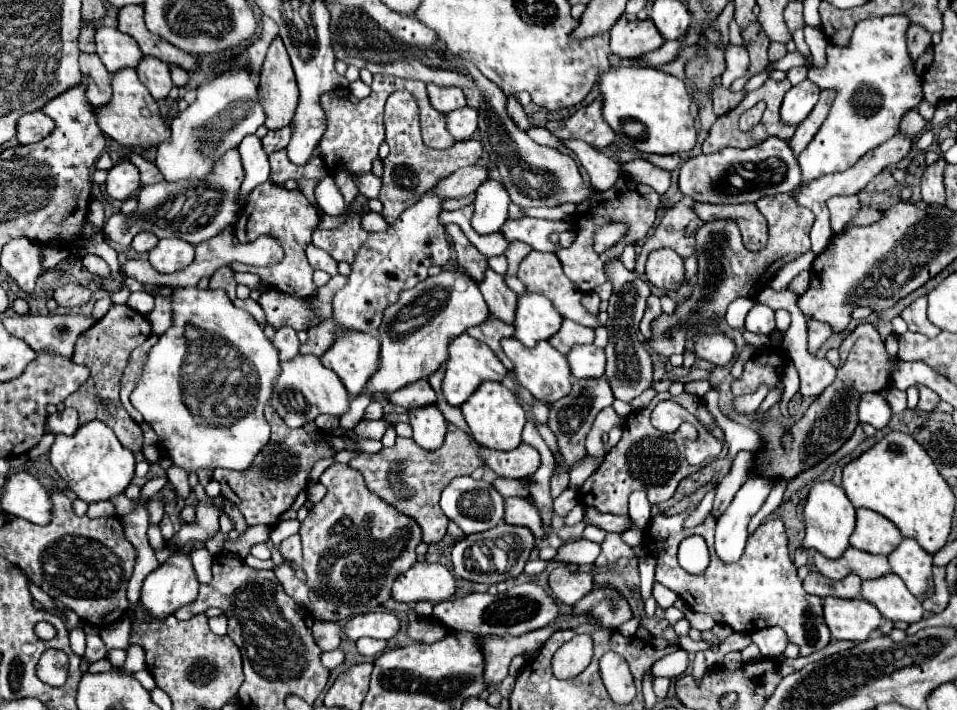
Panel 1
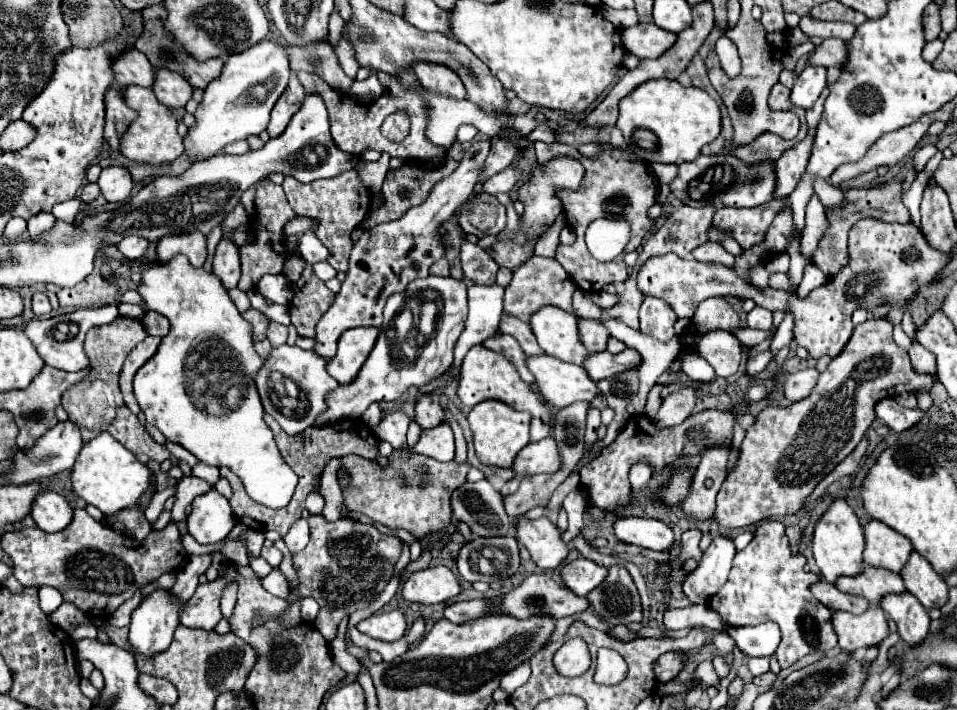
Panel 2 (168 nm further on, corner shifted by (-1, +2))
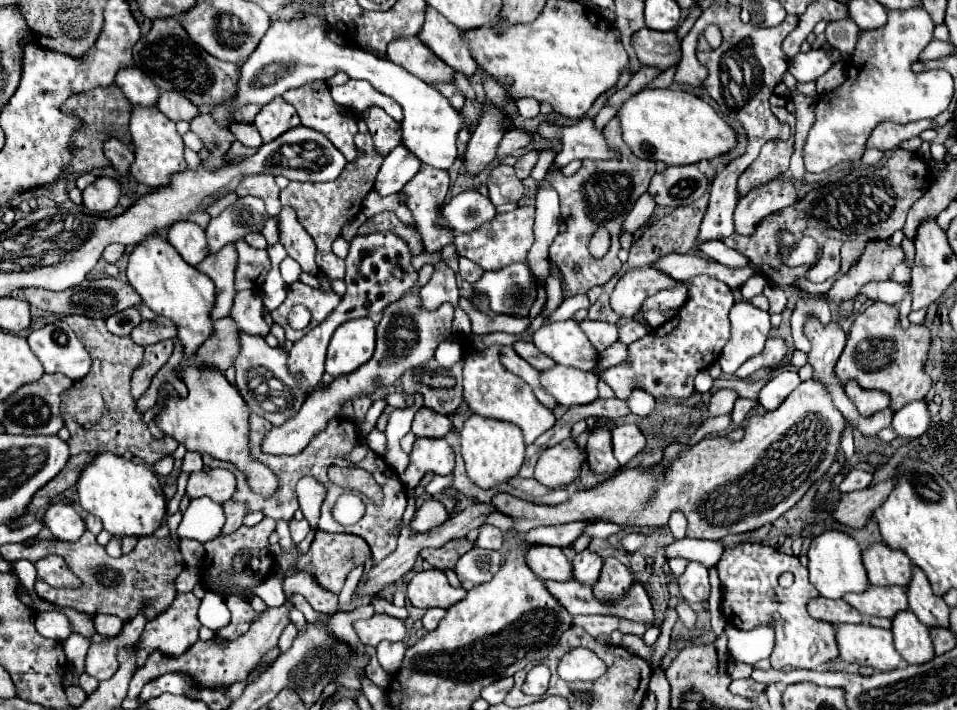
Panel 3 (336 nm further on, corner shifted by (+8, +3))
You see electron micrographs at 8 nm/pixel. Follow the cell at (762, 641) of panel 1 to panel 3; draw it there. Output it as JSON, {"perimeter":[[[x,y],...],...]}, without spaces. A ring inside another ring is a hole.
{"perimeter":[[[729,626],[725,630],[729,638],[729,652],[733,660],[745,664],[757,664],[771,656],[773,650],[773,628],[755,628],[751,632],[739,632],[739,628]]]}

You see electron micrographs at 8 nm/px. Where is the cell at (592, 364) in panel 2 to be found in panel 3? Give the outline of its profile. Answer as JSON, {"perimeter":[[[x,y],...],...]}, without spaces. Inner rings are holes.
{"perimeter":[[[695,276],[689,284],[689,298],[683,308],[679,308],[677,316],[633,342],[629,346],[629,360],[603,370],[599,374],[601,380],[613,388],[619,400],[627,400],[633,388],[643,388],[655,398],[689,398],[695,392],[693,378],[697,372],[709,368],[719,358],[721,348],[729,340],[727,314],[733,302],[733,292],[727,284],[711,276]]]}

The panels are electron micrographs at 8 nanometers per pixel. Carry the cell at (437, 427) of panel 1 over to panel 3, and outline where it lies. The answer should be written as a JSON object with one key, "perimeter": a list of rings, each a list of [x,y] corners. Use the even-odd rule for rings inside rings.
{"perimeter":[[[417,438],[409,458],[411,458],[409,466],[399,476],[409,490],[415,488],[427,472],[433,472],[437,476],[447,476],[455,468],[455,454],[445,440]]]}

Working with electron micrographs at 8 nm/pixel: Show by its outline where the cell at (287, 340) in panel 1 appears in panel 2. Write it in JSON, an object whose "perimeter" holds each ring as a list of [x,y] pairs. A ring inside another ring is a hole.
{"perimeter":[[[270,323],[270,327],[268,327],[268,339],[270,339],[272,347],[284,345],[286,339],[288,339],[288,327],[280,325],[280,323]]]}

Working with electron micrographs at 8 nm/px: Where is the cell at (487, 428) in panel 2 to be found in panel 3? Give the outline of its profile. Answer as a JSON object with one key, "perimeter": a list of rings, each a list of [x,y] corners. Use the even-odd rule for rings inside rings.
{"perimeter":[[[473,414],[465,420],[465,426],[461,430],[461,454],[465,460],[467,476],[481,490],[495,488],[519,474],[519,468],[525,458],[523,432],[519,432],[519,428],[515,428],[513,424],[503,424],[499,420]]]}

